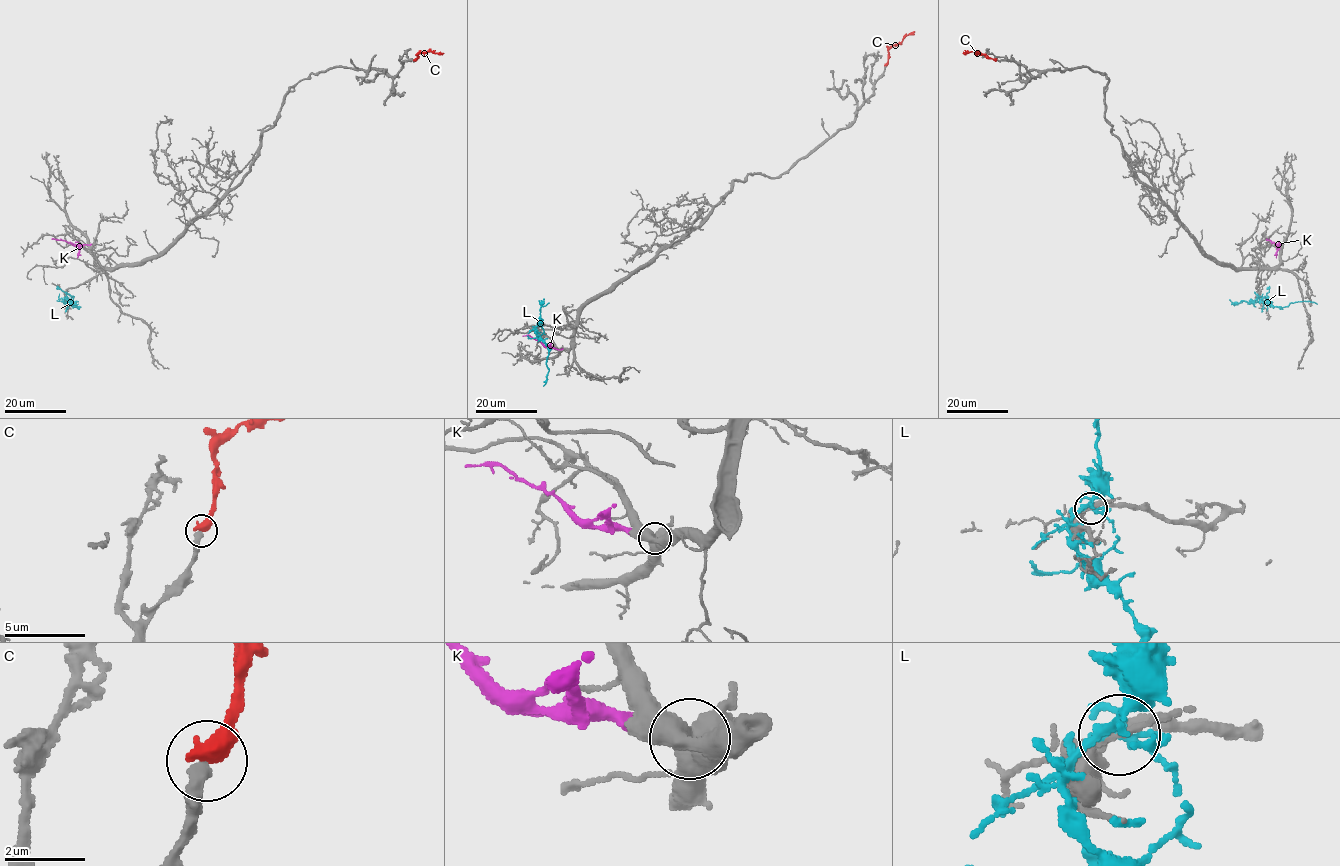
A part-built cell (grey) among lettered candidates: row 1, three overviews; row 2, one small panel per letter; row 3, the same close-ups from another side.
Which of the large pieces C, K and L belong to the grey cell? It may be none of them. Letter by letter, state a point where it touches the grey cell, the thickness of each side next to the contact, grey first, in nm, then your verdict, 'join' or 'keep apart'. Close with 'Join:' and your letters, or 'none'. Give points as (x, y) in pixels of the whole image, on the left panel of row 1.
C: meets grey at (414, 59); 320 nm thick on the grey side, 550 nm on the other; join
K: meets grey at (88, 245); 440 nm thick on the grey side, 240 nm on the other; keep apart
L: meets grey at (68, 294); 140 nm thick on the grey side, 120 nm on the other; keep apart
Join: C

